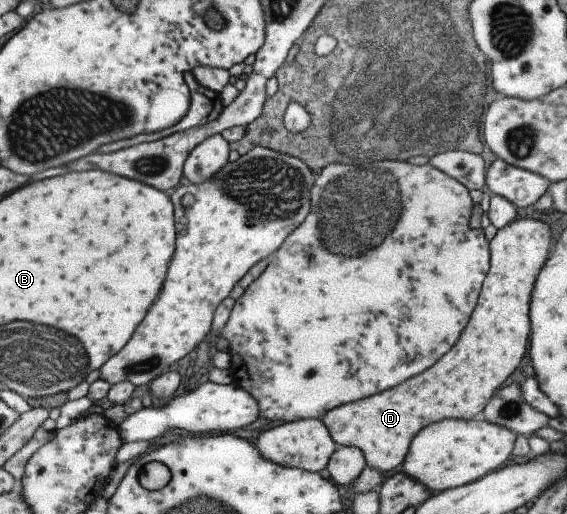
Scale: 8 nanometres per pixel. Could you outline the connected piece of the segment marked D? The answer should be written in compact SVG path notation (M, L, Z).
M536 219L514 220L497 229L489 244L489 267L482 281L476 306L470 314L464 330L460 332L452 348L436 360L422 374L404 380L384 392L360 398L332 408L324 413L321 421L336 445L352 446L362 452L365 466L378 472L392 472L404 460L408 447L415 434L429 424L444 419L462 418L470 420L479 417L492 393L520 364L529 339L529 302L533 282L538 271L546 260L550 245L550 229L548 224Z

